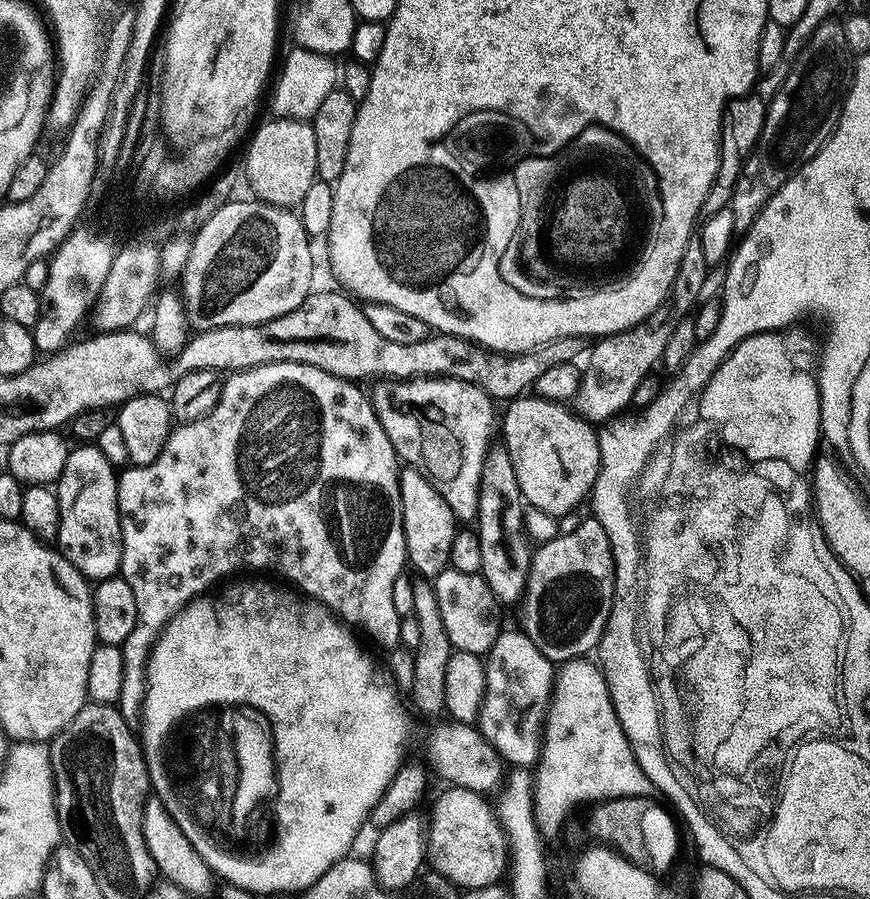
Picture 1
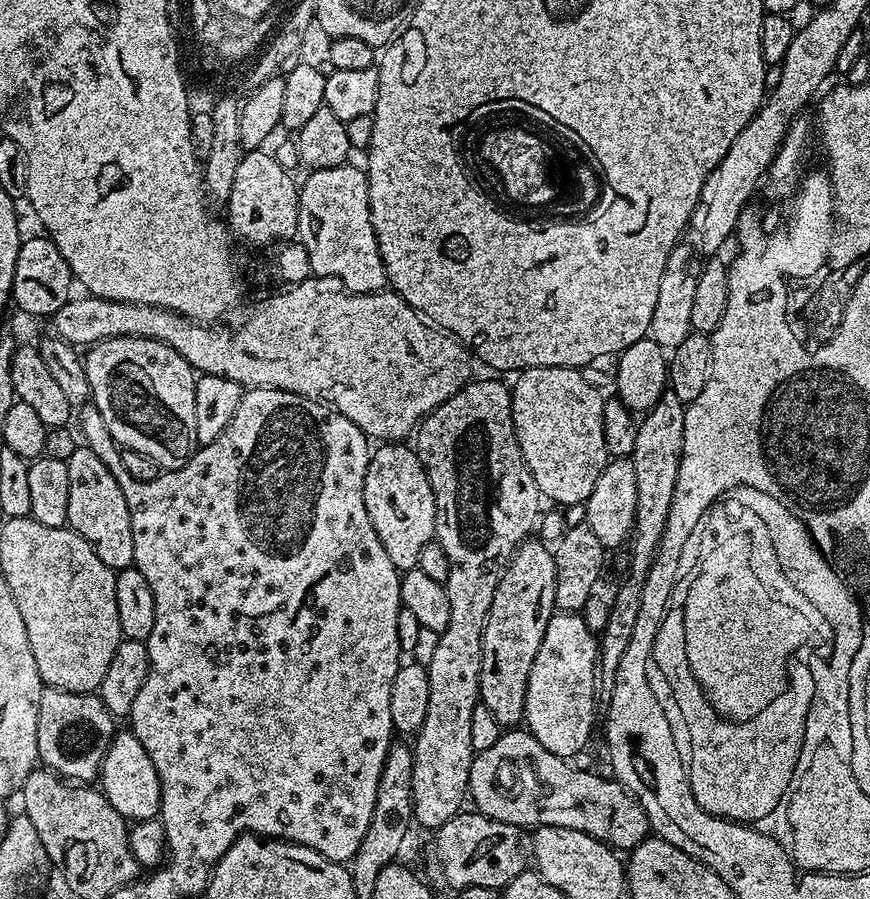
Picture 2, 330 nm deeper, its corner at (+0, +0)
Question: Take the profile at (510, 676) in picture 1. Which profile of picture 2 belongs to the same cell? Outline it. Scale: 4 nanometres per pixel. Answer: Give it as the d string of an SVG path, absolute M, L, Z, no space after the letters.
M557 611L546 626L546 634L542 638L542 646L538 646L538 654L534 658L534 666L530 666L530 678L526 686L526 702L524 703L523 723L533 738L542 742L546 750L555 756L573 758L588 744L592 736L592 727L596 724L598 712L596 698L597 647L598 636L583 620L583 615L574 612Z

